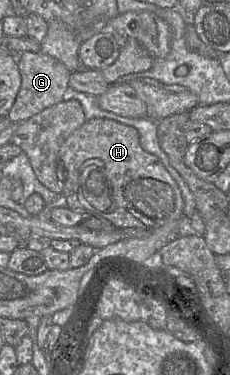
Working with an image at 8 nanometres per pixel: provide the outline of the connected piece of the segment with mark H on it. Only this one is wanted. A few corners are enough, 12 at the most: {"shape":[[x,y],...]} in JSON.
{"shape":[[86,120],[61,145],[73,211],[117,229],[184,216],[131,126]]}

